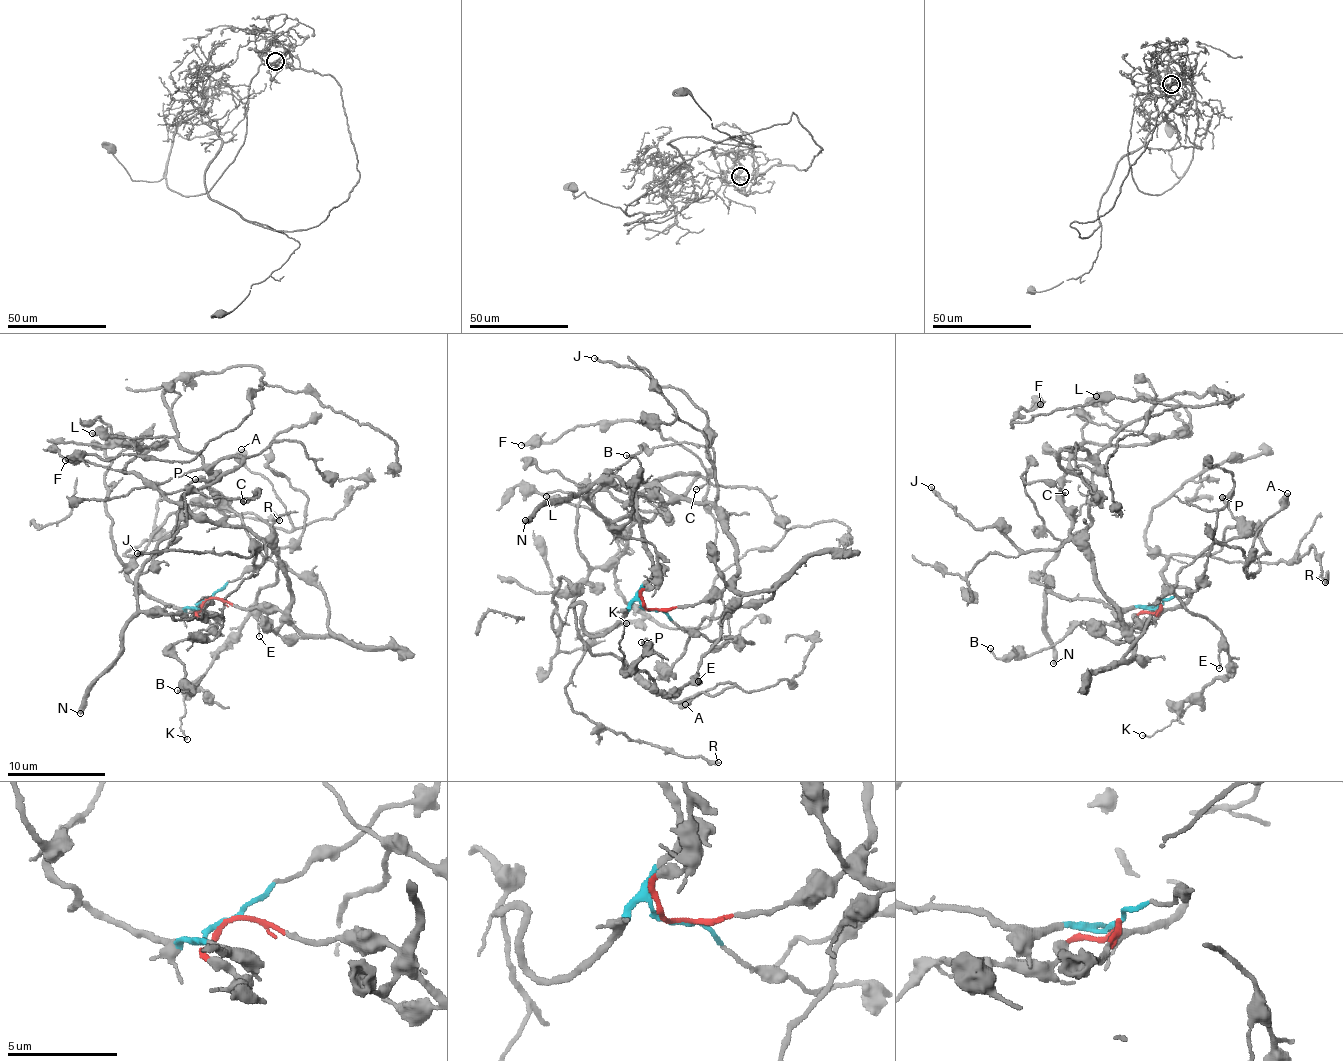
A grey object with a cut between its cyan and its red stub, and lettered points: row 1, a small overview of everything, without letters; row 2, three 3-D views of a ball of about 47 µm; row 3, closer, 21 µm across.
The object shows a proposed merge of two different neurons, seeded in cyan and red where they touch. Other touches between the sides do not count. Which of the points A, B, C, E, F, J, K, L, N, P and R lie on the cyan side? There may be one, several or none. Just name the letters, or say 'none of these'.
A, C, F, L, N, R

